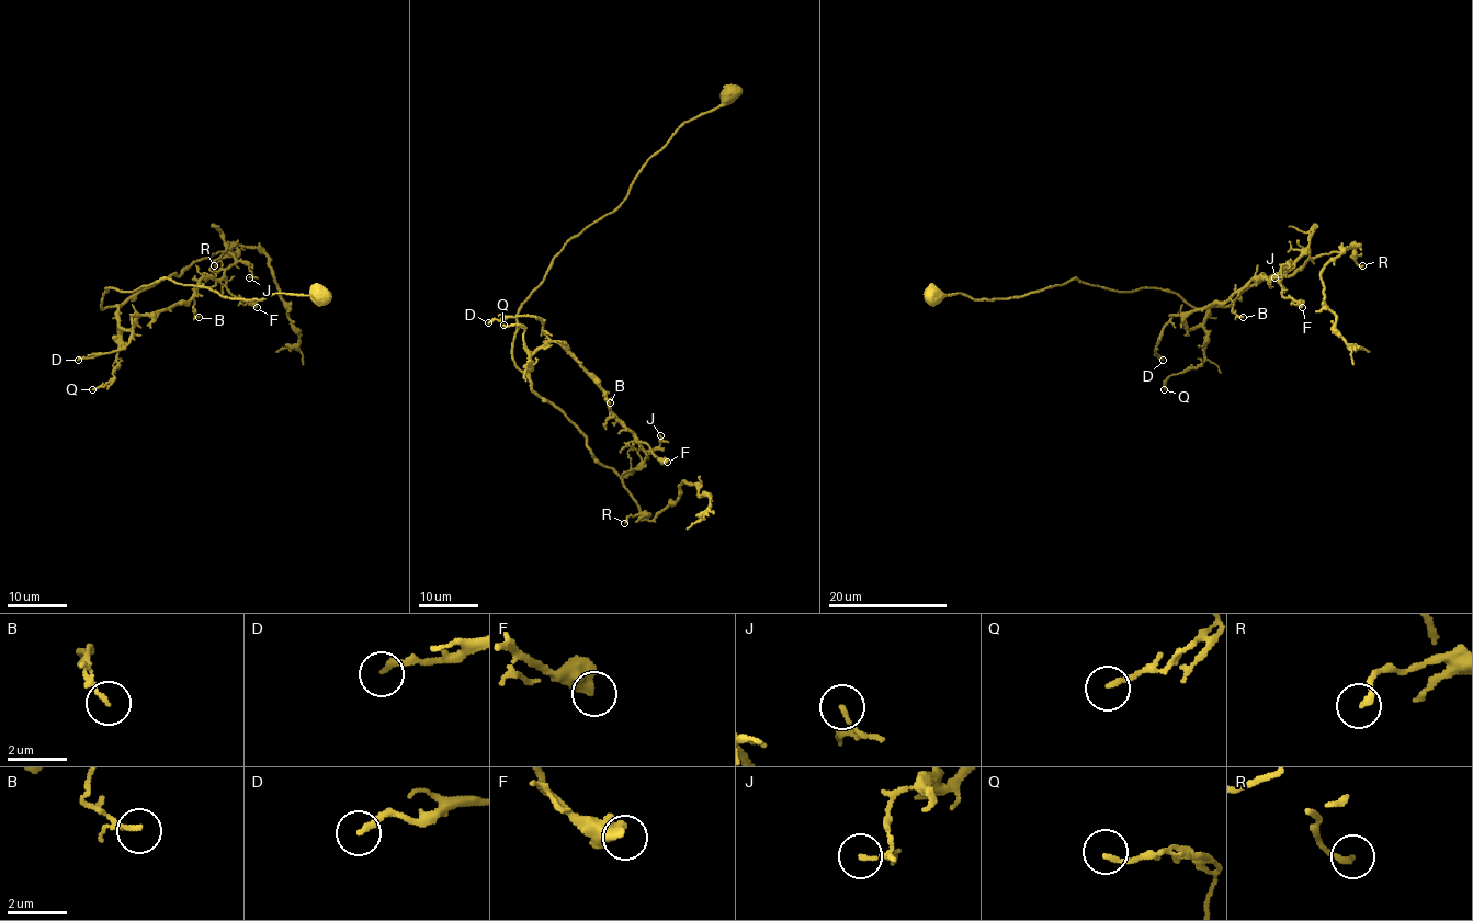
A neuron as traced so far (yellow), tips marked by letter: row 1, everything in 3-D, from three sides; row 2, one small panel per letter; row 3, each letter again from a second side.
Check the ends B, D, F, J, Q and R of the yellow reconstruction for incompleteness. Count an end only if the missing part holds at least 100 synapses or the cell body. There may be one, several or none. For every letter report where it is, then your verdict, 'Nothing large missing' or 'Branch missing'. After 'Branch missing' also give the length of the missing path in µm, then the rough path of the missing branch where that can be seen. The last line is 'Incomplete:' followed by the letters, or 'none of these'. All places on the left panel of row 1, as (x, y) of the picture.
B: Place: (199, 317). Nothing large missing
D: Place: (78, 360). Nothing large missing
F: Place: (257, 307). Nothing large missing
J: Place: (249, 277). Nothing large missing
Q: Place: (92, 389). Nothing large missing
R: Place: (214, 265). Nothing large missing
Incomplete: none of these

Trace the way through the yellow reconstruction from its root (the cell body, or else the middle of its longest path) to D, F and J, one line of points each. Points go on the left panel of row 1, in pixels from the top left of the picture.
D: (319, 296), (108, 287), (122, 328), (138, 316), (132, 337), (78, 360)
F: (319, 296), (160, 279), (101, 303), (129, 329), (224, 279), (257, 307)
J: (319, 296), (231, 299), (160, 279), (108, 287), (101, 307), (129, 329), (235, 262), (249, 277)

